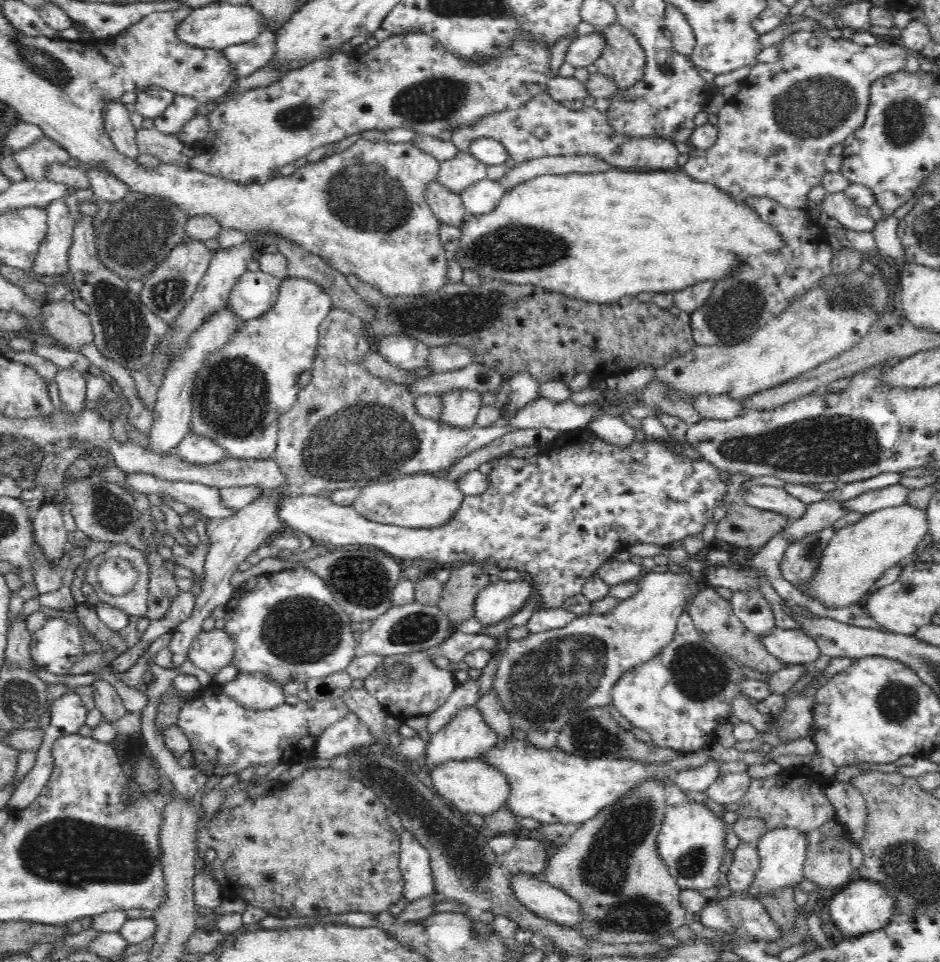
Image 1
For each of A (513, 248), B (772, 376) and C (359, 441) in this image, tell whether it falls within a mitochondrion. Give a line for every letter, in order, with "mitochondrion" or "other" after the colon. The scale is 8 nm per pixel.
A: mitochondrion
B: other
C: mitochondrion

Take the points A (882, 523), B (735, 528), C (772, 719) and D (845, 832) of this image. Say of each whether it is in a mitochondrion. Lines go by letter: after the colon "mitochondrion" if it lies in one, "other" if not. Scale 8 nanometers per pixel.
A: other
B: other
C: other
D: other

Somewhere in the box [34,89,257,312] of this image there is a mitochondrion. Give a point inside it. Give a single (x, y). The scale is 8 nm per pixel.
(138, 232)

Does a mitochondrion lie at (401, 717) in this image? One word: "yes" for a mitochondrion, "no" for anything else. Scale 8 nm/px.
no

